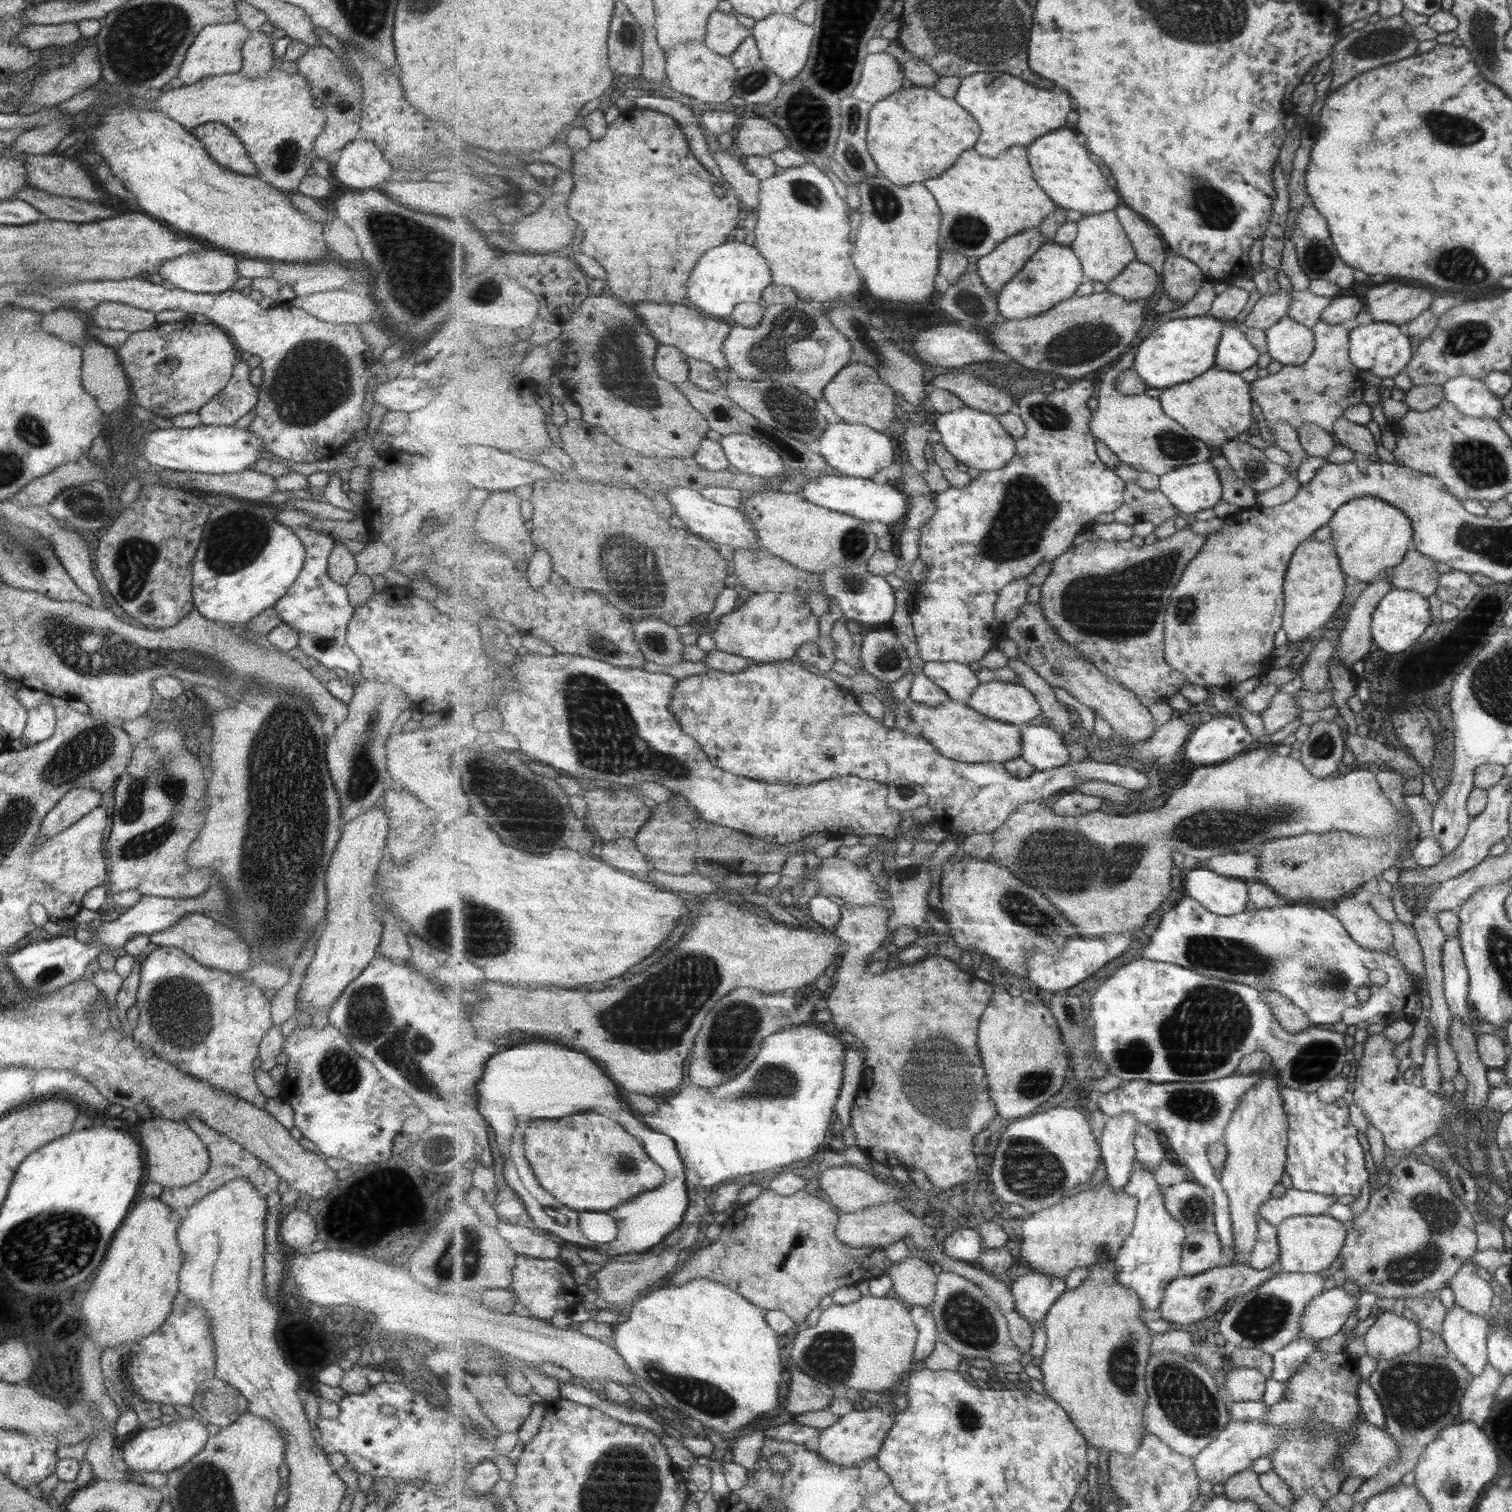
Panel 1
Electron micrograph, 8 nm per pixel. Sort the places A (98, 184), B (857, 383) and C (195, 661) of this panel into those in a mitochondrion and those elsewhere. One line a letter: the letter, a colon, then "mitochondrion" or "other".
A: other
B: mitochondrion
C: mitochondrion

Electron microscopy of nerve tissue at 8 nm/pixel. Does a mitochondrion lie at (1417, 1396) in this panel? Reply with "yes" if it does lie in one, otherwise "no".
yes

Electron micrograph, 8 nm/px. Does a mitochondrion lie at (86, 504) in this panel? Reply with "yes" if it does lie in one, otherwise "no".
yes

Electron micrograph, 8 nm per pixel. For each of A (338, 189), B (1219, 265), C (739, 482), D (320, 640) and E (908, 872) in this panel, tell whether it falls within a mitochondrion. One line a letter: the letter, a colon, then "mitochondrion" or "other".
A: other
B: other
C: other
D: mitochondrion
E: other

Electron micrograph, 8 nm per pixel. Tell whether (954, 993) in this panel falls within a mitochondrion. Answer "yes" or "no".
no

